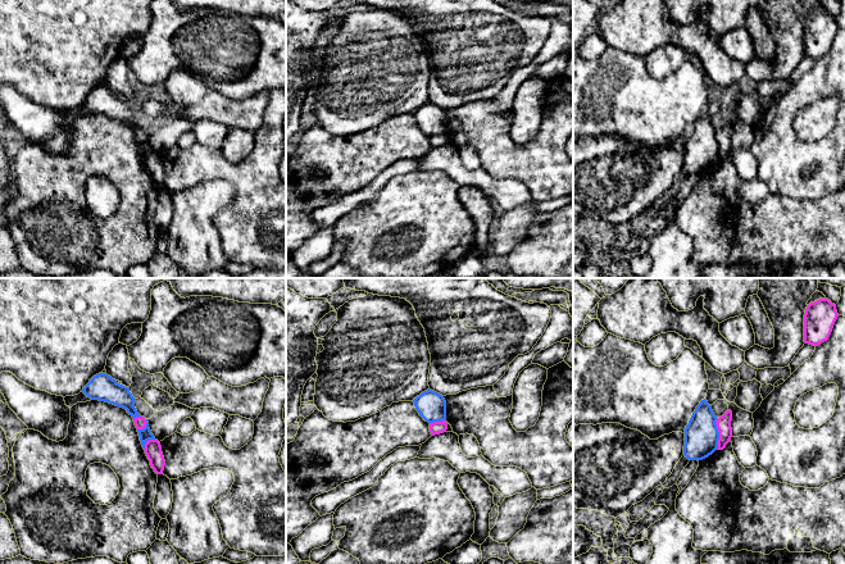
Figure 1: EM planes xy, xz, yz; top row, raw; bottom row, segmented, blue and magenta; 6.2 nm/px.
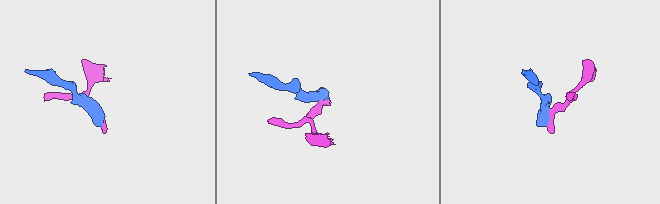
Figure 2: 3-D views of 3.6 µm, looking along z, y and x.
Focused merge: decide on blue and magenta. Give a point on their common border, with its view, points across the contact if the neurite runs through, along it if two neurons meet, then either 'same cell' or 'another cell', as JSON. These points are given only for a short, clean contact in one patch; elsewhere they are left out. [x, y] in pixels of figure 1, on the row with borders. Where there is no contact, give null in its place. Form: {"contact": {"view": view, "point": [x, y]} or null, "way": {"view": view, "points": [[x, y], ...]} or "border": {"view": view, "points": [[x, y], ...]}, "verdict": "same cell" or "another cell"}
{"contact": {"view": "yz", "point": [718, 433]}, "border": {"view": "yz", "points": [[716, 418], [718, 428], [717, 449]]}, "verdict": "another cell"}

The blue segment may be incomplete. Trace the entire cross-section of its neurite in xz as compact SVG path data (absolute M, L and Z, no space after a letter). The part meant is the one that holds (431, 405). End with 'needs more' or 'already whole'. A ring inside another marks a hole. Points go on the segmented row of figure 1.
M428 388L417 396L413 402L417 411L426 422L446 420L446 401L442 395Z; already whole

